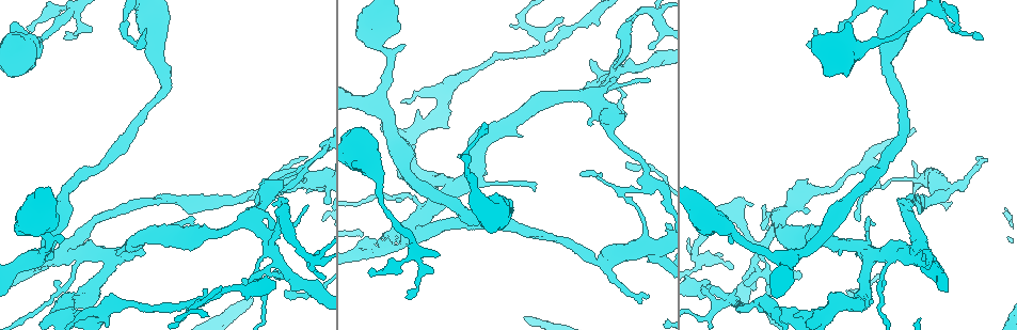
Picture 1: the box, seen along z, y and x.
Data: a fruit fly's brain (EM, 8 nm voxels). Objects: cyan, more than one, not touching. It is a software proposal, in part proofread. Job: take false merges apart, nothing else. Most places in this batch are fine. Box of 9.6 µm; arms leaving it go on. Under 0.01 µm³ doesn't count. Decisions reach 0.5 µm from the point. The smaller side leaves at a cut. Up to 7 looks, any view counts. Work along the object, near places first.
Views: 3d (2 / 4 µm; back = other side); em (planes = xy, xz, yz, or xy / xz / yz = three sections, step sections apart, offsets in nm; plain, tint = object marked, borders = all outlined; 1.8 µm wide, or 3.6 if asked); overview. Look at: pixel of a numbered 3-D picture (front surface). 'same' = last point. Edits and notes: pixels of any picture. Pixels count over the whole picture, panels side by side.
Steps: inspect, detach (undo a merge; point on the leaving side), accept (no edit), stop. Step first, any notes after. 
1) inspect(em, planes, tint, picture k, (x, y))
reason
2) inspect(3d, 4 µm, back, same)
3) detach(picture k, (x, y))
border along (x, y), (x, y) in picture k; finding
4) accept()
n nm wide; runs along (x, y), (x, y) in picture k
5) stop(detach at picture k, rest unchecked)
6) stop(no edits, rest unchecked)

inspect(em, xy, step 16, plain, picture 1, (644, 186))
arms part here

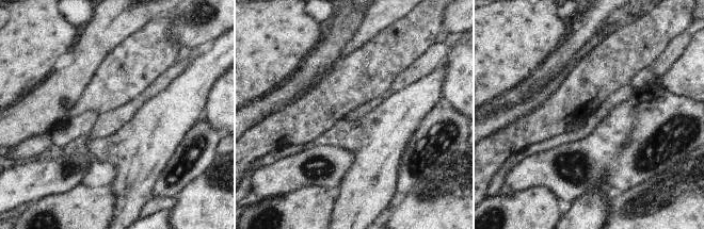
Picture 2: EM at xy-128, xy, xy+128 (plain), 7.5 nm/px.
inspect(em, xy, step 16, tint, same)
with the object marked

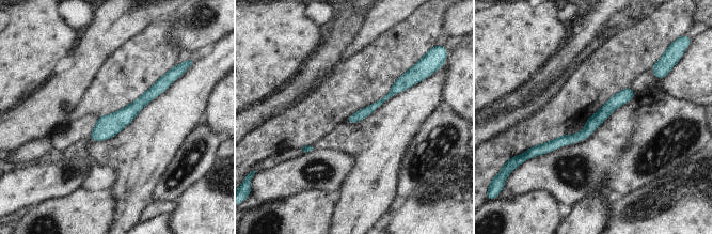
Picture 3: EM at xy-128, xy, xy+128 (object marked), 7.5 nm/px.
accept()
runs along (632, 94), (581, 136), (541, 149) in picture 3; one neuron here

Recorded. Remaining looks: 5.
inspect(em, 3.6 µm, planes, tint, picture 1, (612, 75))
abrupt turn

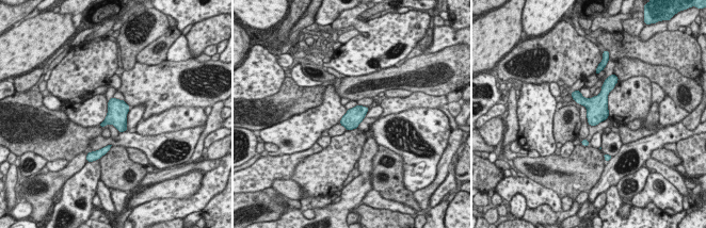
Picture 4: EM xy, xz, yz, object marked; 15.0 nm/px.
accept()
280 nm wide; continuous, no second neuron

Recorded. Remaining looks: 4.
inspect(em, xz, step 4, plain, picture 1, (416, 251))
narrows sharply

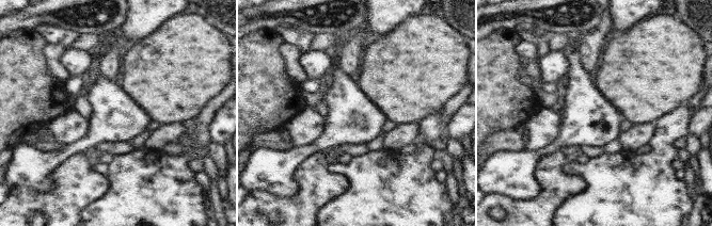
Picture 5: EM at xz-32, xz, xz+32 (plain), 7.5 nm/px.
inspect(em, xz, step 4, borders, same)

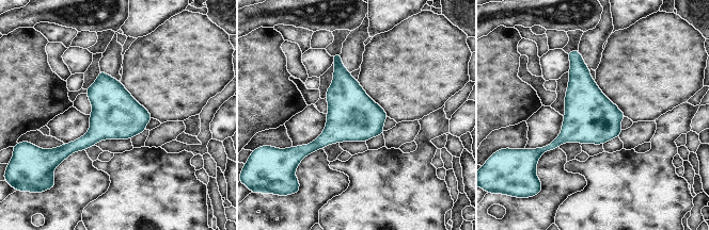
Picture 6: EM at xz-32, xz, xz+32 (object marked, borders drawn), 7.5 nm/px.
accept()
continuous, no second neuron

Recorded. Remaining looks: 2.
stop(no edits, rest unchecked)

